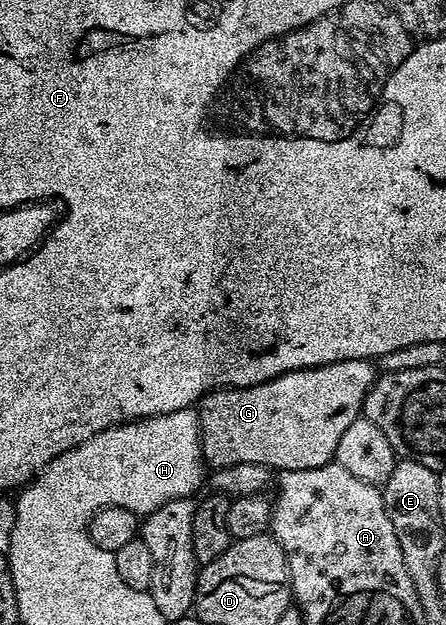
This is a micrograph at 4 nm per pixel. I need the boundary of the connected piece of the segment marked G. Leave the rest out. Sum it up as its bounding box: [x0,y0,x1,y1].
[201,359,379,472]

